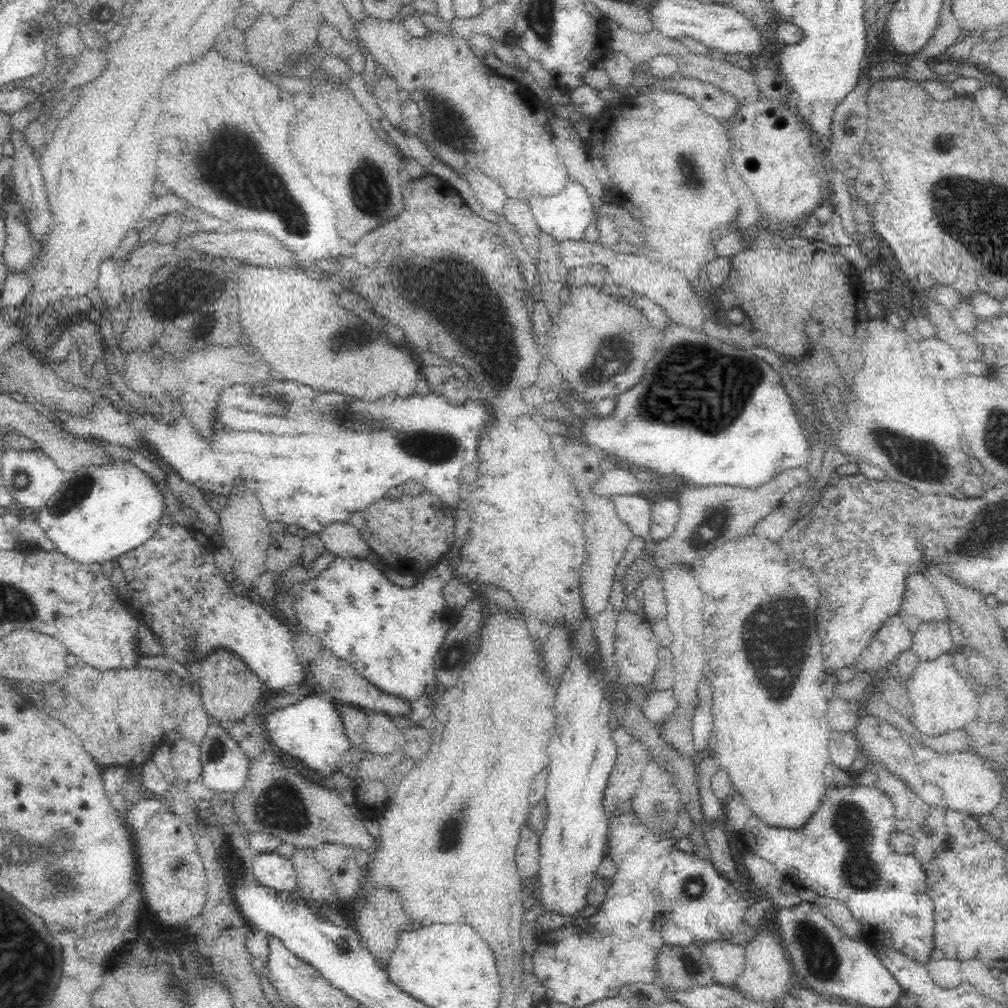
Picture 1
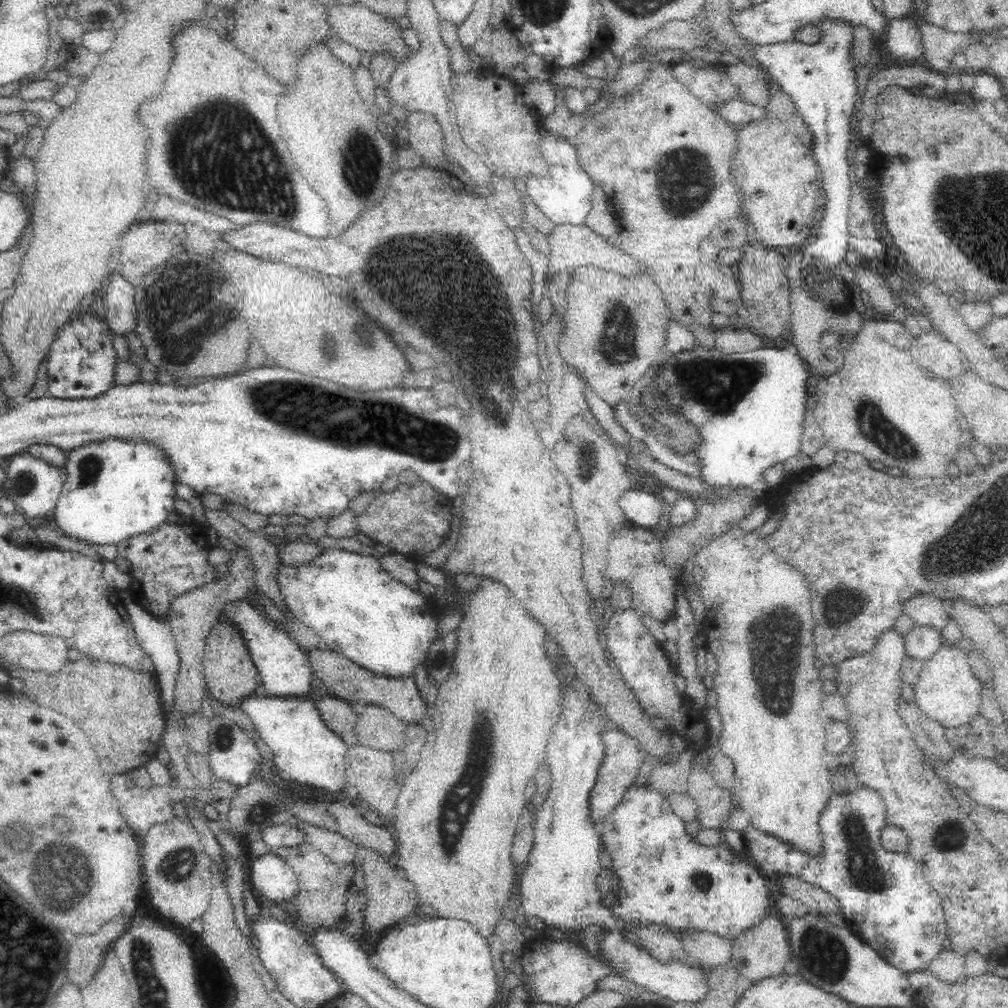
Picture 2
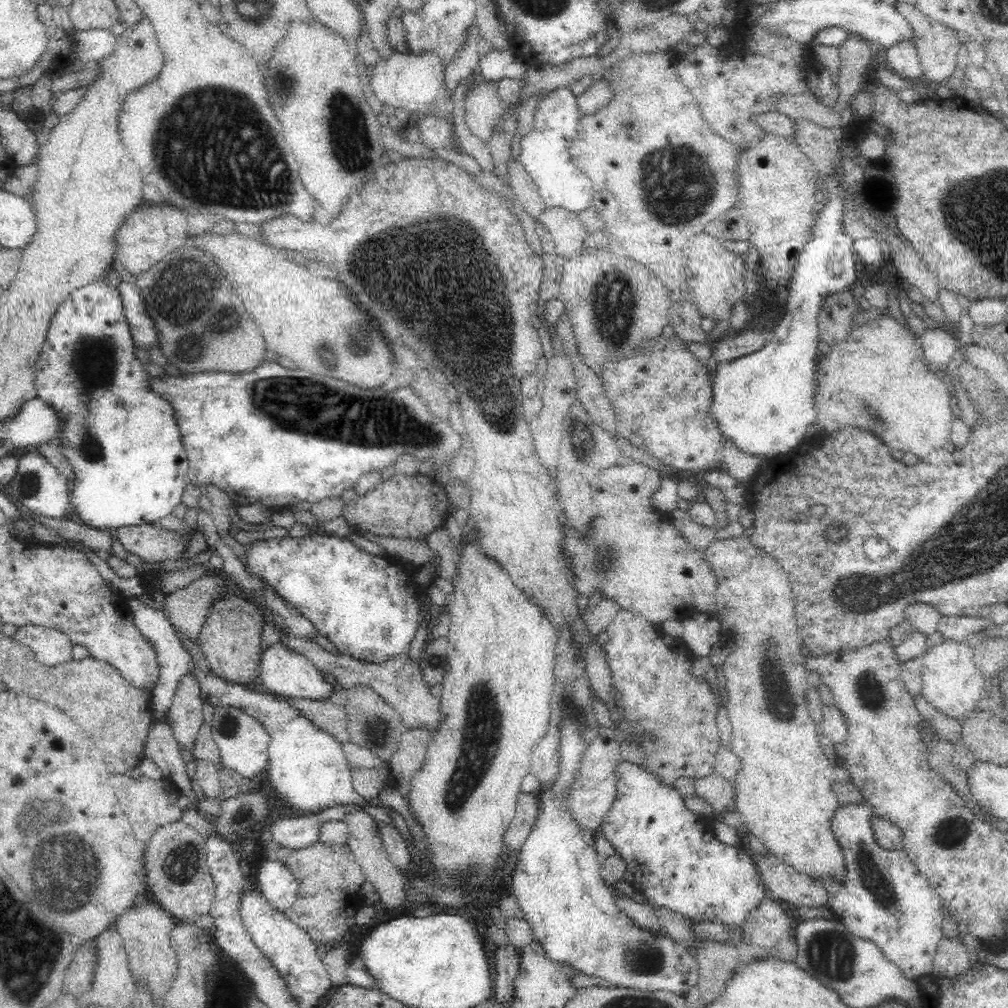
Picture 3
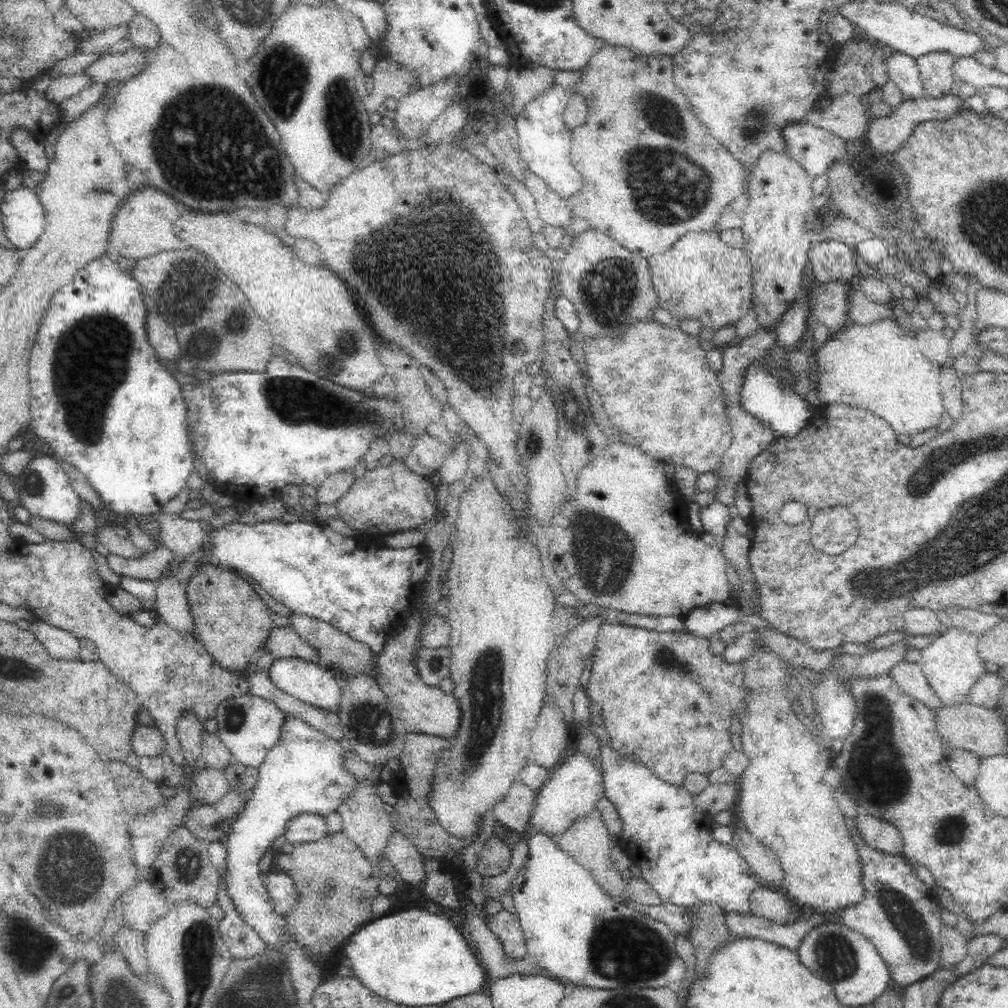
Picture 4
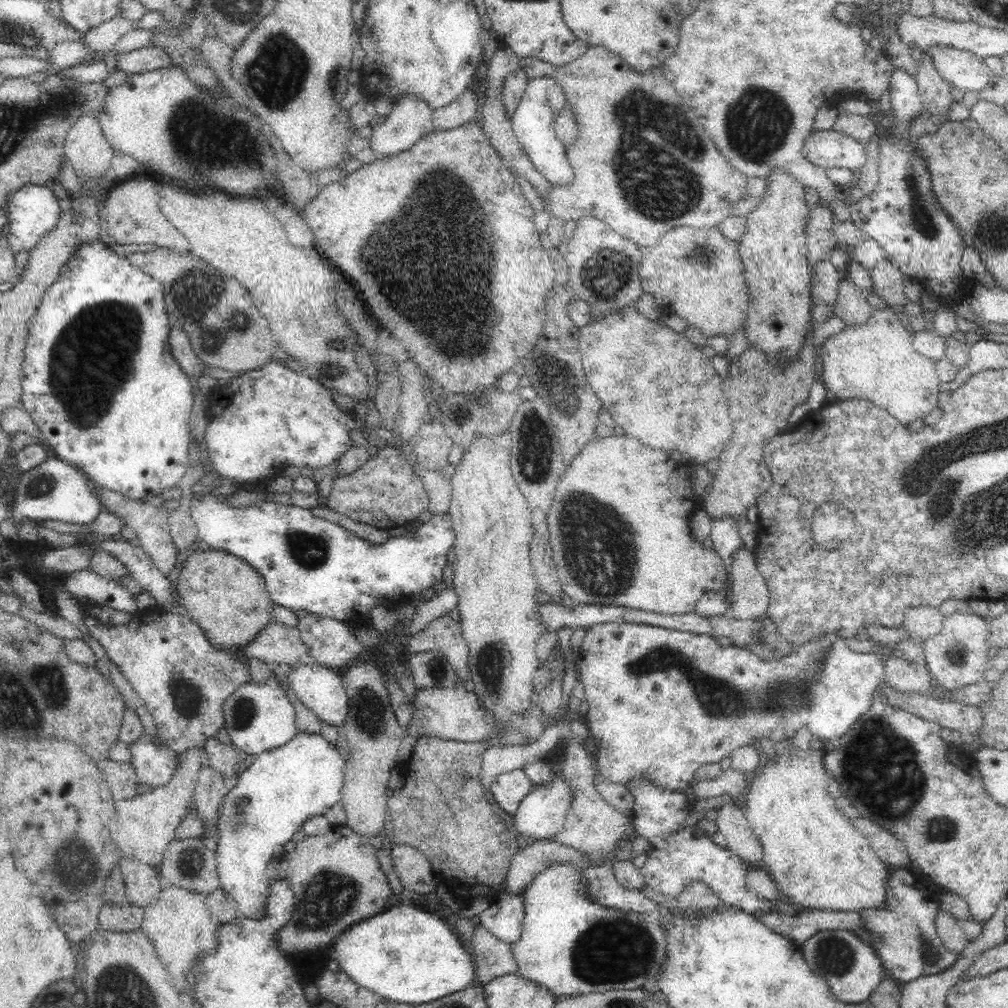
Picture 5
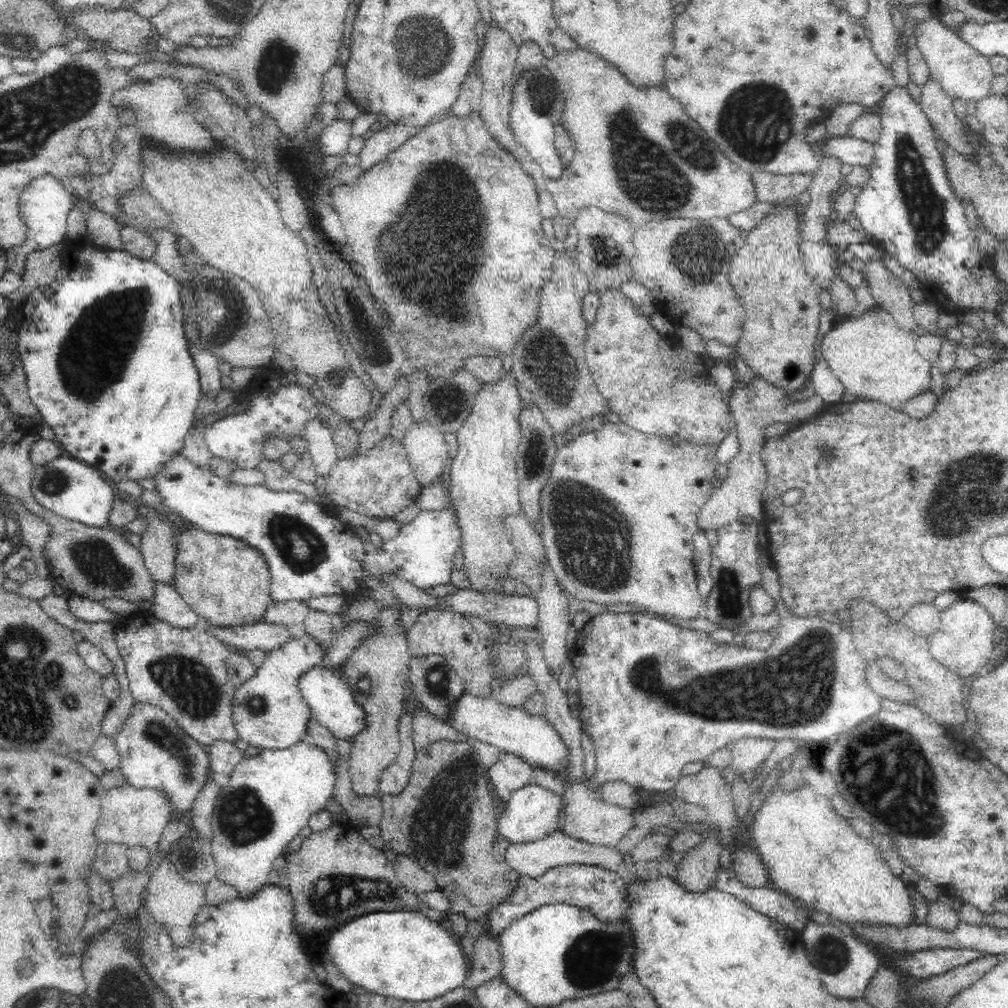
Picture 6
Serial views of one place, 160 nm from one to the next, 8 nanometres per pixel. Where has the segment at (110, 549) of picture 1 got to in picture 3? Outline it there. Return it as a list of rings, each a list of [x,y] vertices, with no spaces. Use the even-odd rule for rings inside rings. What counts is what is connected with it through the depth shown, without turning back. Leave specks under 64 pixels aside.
[[[103,280],[78,287],[69,294],[52,318],[35,366],[37,397],[65,420],[59,439],[74,473],[67,517],[103,531],[152,525],[161,518],[168,518],[181,504],[188,485],[188,457],[180,441],[172,405],[148,389],[149,376],[134,356],[135,344],[128,331],[128,321],[124,321],[126,317],[118,294],[116,287],[108,286]]]

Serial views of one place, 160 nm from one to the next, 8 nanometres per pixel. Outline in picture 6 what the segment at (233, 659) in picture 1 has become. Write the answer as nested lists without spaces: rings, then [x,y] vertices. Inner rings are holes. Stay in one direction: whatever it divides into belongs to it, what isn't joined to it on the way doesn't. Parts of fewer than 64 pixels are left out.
[[[195,527],[176,538],[173,587],[200,618],[214,627],[261,623],[271,600],[271,578],[262,555],[234,537],[208,534]]]

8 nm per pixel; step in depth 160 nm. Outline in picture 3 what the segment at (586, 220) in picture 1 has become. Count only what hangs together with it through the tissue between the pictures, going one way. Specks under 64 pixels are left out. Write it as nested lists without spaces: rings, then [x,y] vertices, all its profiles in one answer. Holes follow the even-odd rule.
[[[560,86],[535,107],[534,127],[520,139],[518,165],[532,176],[546,206],[554,206],[580,215],[590,205],[594,189],[592,181],[576,168],[569,151],[571,139],[577,135],[581,112],[577,97],[569,87]]]

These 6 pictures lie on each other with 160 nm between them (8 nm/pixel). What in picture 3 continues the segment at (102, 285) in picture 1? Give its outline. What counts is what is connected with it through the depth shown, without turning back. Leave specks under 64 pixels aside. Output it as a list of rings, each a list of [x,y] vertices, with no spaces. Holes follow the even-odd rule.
[[[123,282],[116,286],[120,301],[122,301],[122,311],[128,321],[128,331],[132,335],[132,342],[135,346],[148,349],[151,346],[158,347],[158,331],[154,328],[154,322],[150,320],[150,315],[146,312],[146,305],[142,302],[141,291],[136,285]]]

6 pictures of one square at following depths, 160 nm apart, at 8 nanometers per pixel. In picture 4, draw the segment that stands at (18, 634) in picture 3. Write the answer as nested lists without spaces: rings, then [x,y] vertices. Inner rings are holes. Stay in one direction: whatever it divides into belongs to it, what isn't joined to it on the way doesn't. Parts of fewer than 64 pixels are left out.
[[[38,620],[30,622],[27,630],[36,635],[36,639],[44,645],[50,657],[69,661],[79,660],[79,638],[71,632]]]

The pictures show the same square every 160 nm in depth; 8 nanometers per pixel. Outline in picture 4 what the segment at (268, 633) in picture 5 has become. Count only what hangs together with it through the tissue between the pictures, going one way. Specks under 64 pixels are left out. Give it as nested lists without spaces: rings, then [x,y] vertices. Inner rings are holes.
[[[291,625],[274,627],[266,643],[268,650],[273,654],[273,658],[301,658],[323,666],[319,652],[306,641],[303,641],[299,634],[294,632]]]

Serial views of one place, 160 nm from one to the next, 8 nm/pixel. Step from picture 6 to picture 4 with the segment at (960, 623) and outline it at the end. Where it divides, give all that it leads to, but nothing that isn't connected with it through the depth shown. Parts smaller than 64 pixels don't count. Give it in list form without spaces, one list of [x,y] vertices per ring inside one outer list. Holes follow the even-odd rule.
[[[952,627],[936,637],[928,646],[920,649],[921,659],[918,663],[931,690],[943,706],[954,708],[967,704],[972,686],[985,673],[984,662],[977,654],[978,642],[979,637]]]

